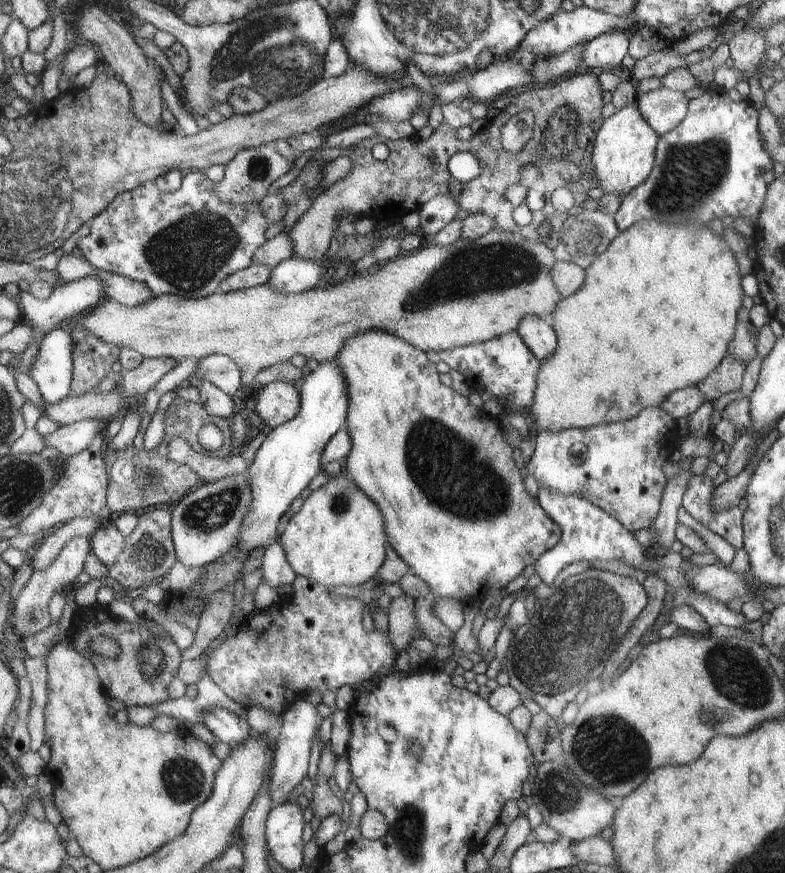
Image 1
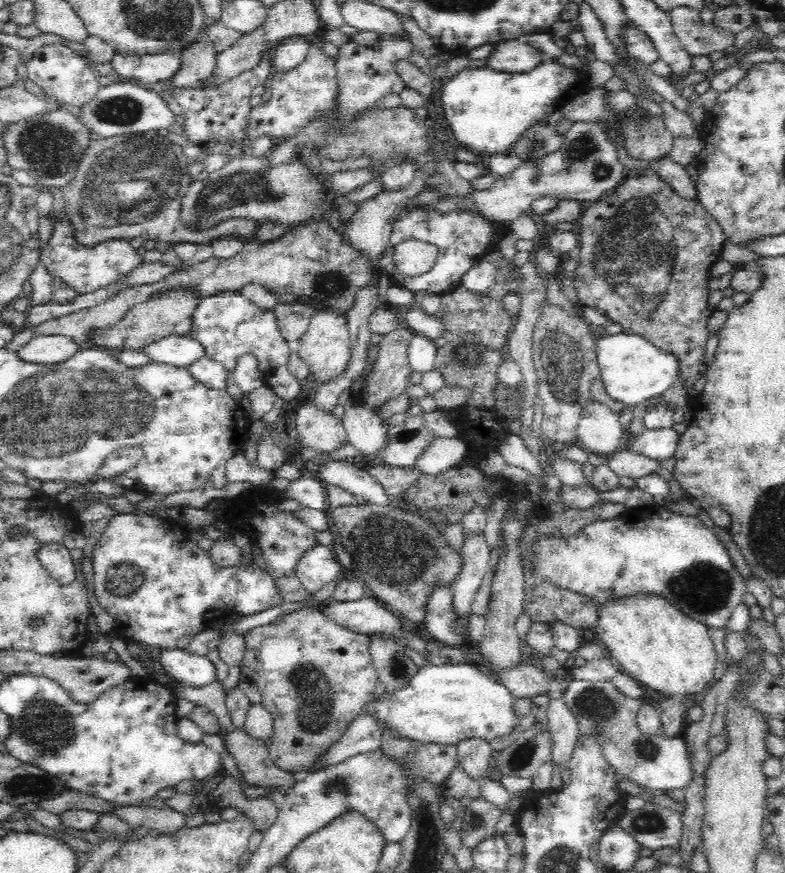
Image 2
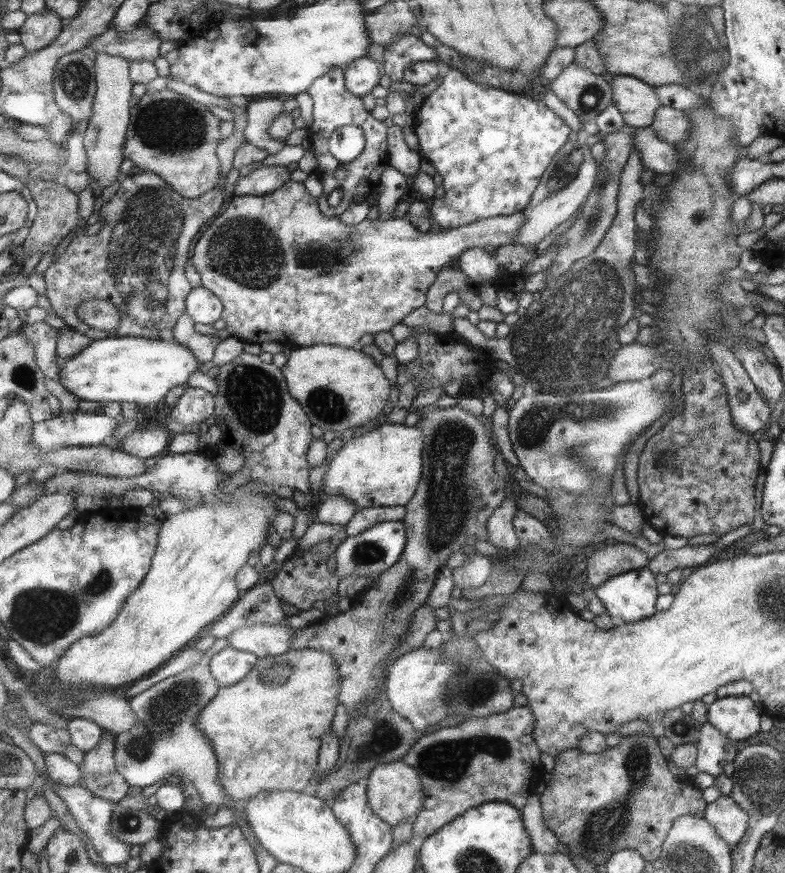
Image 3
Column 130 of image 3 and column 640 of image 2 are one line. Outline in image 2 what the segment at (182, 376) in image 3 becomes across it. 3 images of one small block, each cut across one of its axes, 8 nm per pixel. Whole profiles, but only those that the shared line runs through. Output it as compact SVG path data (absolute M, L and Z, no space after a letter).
M636 334L606 335L597 342L597 360L600 366L600 379L608 396L616 402L633 407L652 396L661 395L680 379L680 363L668 352Z

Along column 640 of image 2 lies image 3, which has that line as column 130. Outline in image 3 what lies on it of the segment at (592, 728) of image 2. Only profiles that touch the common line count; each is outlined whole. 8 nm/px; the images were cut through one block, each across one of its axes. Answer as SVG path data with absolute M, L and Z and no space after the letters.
M228 638L216 640L194 668L165 678L129 699L138 722L134 728L117 735L117 767L130 787L143 789L174 774L192 782L204 804L223 805L235 812L238 805L218 785L219 766L213 746L197 729L201 710L217 696L221 688L210 674L210 659L228 646Z

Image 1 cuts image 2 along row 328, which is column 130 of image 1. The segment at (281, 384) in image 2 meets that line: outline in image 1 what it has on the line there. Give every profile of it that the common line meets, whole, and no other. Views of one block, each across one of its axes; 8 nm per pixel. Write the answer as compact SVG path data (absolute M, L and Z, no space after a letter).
M190 171L185 173L182 185L175 192L161 192L157 187L148 188L148 186L141 186L124 192L117 200L114 200L108 210L102 212L92 221L91 233L85 238L79 238L77 247L82 250L90 264L94 264L99 270L117 273L135 282L142 282L154 292L154 296L173 295L184 299L198 299L213 295L226 278L238 270L246 269L253 265L254 255L261 249L262 244L265 244L269 239L269 228L270 222L265 213L262 212L260 202L230 204L230 202L223 201L217 194L217 183L207 178L204 171Z

